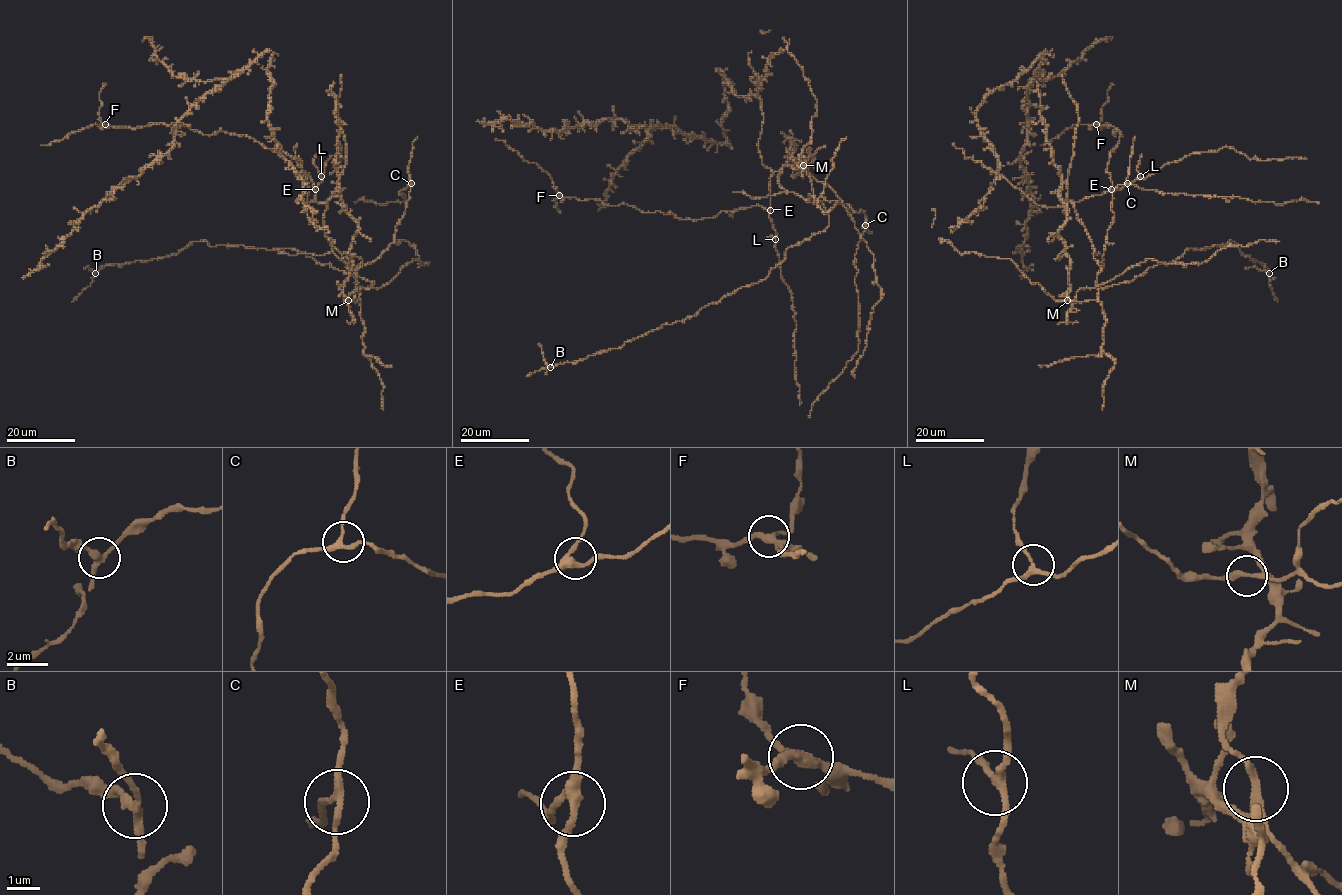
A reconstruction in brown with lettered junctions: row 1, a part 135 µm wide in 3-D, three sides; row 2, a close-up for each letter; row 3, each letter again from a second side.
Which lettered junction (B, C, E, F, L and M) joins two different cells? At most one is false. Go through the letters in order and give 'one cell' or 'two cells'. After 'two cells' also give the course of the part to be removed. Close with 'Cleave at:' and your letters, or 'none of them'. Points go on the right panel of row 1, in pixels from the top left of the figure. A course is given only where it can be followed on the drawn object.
B: two cells; foreign part runs (1268, 273), (1255, 267), (1244, 268)
C: one cell
E: one cell
F: one cell
L: one cell
M: one cell
Cleave at: B

